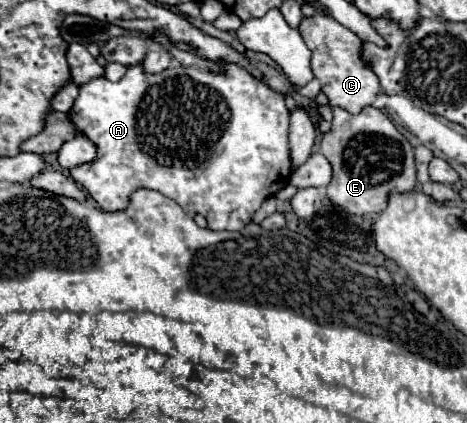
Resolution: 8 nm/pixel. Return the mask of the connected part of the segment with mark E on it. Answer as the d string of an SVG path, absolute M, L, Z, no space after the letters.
M365 106L359 114L349 114L343 108L333 108L333 120L331 120L331 130L323 134L321 140L321 152L323 156L331 162L333 166L333 180L327 186L327 196L333 204L339 208L351 212L351 214L377 214L387 208L387 198L391 192L409 192L417 186L417 176L415 176L415 156L413 156L413 146L409 140L395 128L395 124L377 108Z

